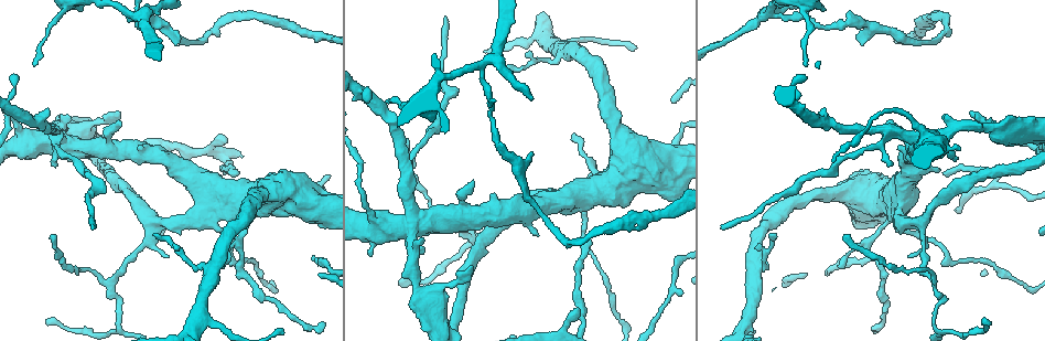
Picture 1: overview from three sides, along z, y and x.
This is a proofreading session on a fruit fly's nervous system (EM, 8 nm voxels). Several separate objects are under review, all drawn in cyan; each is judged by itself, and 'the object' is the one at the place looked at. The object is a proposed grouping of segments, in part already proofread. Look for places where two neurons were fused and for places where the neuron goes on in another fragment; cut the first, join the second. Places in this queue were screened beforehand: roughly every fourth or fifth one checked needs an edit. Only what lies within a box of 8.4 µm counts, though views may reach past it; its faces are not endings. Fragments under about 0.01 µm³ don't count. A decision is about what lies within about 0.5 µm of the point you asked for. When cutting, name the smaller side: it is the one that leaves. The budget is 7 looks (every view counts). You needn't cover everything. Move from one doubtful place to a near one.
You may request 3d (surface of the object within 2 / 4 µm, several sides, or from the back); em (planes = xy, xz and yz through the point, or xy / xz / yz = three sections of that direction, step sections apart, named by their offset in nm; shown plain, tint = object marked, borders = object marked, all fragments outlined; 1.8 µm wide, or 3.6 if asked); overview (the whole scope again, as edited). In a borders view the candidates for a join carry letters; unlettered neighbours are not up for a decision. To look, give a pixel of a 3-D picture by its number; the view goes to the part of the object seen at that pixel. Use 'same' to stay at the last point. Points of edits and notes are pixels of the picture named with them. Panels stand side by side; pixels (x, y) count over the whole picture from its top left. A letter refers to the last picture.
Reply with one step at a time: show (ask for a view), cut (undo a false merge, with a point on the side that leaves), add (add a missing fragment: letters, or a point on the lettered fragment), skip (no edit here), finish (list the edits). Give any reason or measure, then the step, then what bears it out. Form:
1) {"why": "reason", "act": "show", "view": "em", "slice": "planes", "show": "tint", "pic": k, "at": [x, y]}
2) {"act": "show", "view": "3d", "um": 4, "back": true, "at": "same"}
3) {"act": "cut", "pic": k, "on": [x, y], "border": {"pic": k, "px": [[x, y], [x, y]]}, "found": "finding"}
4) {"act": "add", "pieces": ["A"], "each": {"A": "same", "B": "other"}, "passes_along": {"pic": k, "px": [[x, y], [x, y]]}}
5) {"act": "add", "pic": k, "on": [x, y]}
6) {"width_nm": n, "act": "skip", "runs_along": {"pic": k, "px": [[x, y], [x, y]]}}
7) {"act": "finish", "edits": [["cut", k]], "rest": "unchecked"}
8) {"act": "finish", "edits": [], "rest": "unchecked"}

{"why": "tapers out", "act": "show", "view": "em", "um": 3.6, "slice": "xz", "step": 4, "show": "tint", "pic": 1, "at": [591, 240]}

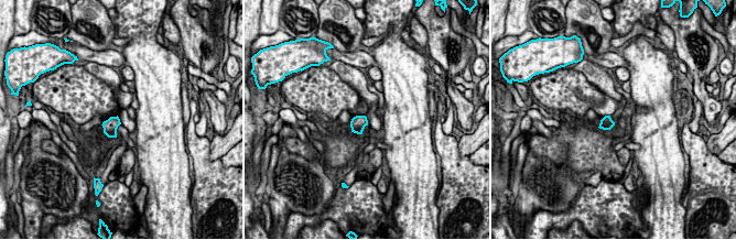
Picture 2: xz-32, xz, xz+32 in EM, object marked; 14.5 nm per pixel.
{"act": "show", "view": "em", "um": 3.6, "slice": "planes", "show": "borders", "at": "same"}

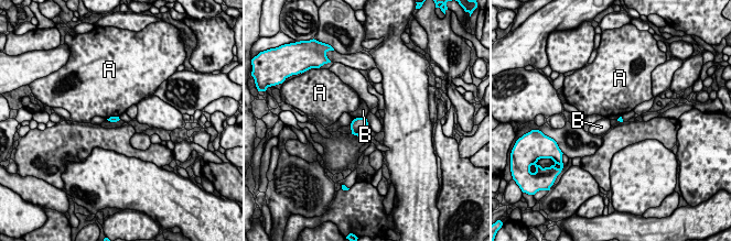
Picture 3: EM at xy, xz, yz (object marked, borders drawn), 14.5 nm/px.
{"act": "skip", "each": {"A": "other", "B": "other"}, "border": {"pic": 3, "px": [[356, 117], [365, 118]]}, "found": "none of them fits"}

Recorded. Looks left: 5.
{"why": "thick turns thin", "act": "show", "view": "3d", "um": 4, "pic": 1, "at": [838, 27]}

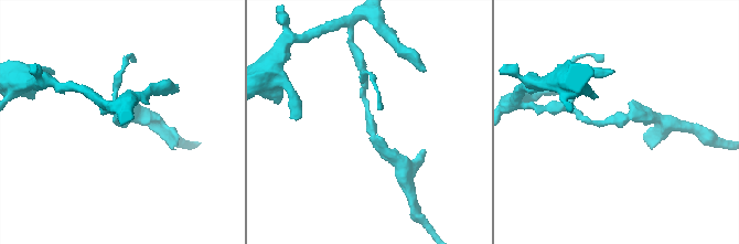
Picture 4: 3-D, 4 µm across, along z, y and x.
{"why": "shape alone is not enough", "act": "show", "view": "em", "slice": "planes", "show": "plain", "pic": 4, "at": [620, 120]}

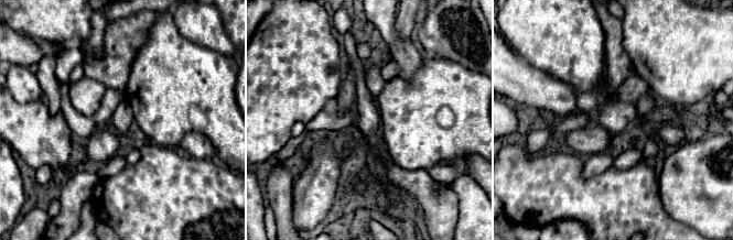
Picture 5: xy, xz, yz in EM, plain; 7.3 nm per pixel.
{"why": "see the neighbours", "act": "show", "view": "em", "slice": "planes", "show": "borders", "at": "same"}

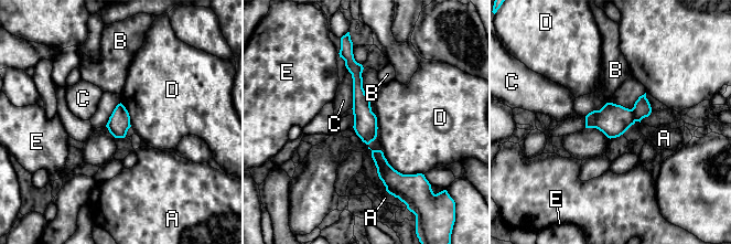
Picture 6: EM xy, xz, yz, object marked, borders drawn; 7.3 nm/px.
{"act": "cut", "pic": 6, "on": [642, 108], "each": {"A": "other", "B": "other", "C": "other", "D": "other", "E": "other"}, "border": {"pic": 6, "px": [[631, 109], [636, 120]]}, "found": "two neurons meet here"}

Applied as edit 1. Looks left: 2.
{"why": "redraw", "act": "show", "view": "overview"}

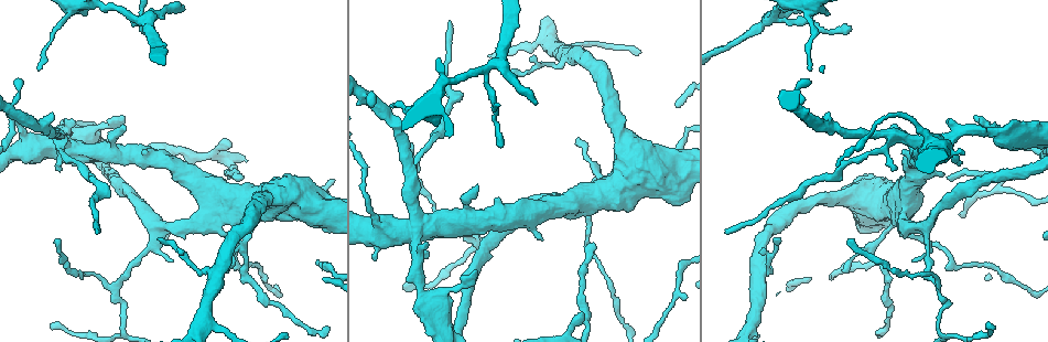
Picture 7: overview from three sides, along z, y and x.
{"why": "four or more arms meet", "act": "show", "view": "em", "slice": "yz", "step": 16, "show": "borders", "pic": 7, "at": [70, 151]}

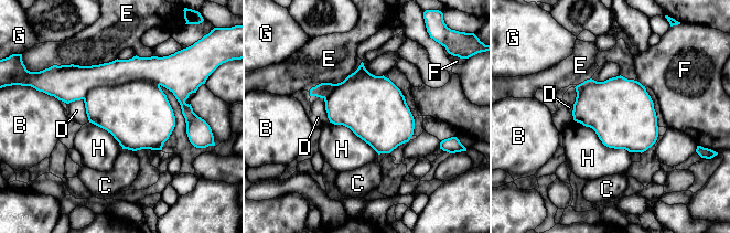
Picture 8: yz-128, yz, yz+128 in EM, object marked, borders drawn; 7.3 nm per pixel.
{"width_nm": 460, "act": "cut", "pic": 8, "on": [117, 72], "each": {"B": "other", "C": "other", "D": "other", "E": "other", "F": "other", "G": "other", "H": "other"}, "border": {"pic": 8, "px": [[159, 84], [99, 85], [84, 99]]}, "found": "two neurons meet here"}

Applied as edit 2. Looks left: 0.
{"act": "finish", "edits": [["cut", 6], ["cut", 8]], "rest": "unchecked"}

